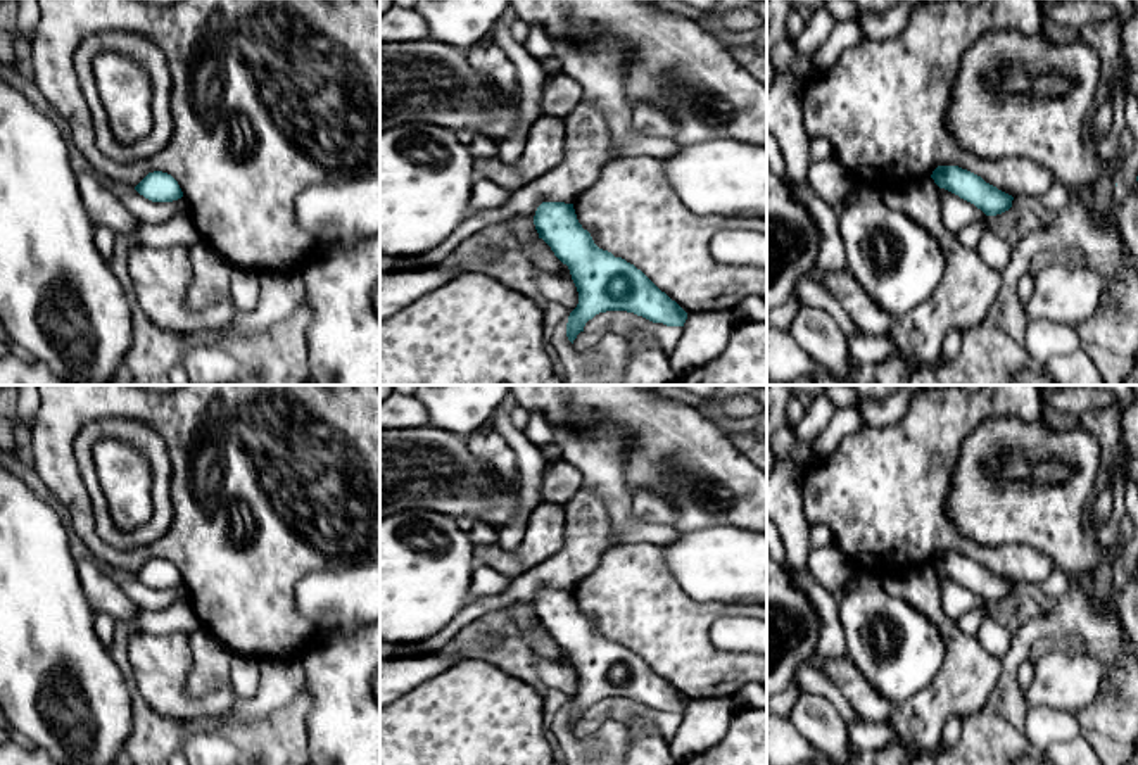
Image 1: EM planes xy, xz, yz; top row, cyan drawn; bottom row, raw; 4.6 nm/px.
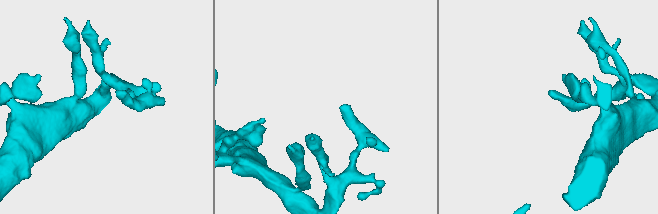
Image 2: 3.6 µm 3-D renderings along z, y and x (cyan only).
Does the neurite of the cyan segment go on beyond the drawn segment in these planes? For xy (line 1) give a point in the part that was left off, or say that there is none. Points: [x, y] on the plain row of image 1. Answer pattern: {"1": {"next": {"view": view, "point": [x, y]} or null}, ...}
{"1": {"next": null}}

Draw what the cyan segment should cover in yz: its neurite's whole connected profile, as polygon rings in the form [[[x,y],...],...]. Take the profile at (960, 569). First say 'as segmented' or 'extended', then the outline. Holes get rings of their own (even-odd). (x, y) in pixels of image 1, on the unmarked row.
as segmented | [[[938,553],[931,565],[960,585],[974,591],[986,603],[996,603],[1012,594],[1014,584],[986,570],[981,563],[958,553]]]

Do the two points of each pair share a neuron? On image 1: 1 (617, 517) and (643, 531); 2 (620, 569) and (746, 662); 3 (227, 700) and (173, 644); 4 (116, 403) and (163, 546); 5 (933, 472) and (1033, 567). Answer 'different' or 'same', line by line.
1: same
2: same
3: same
4: same
5: same

